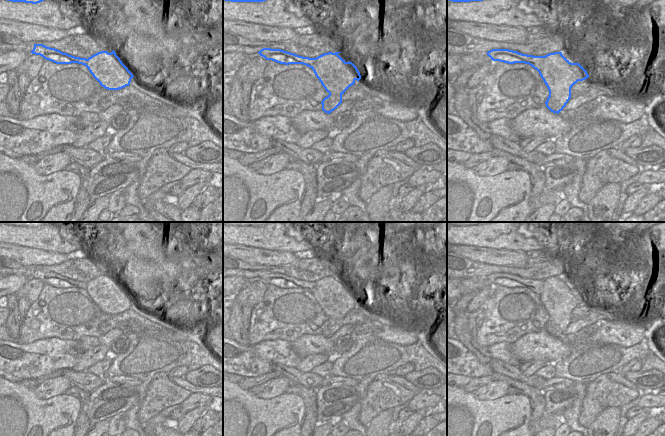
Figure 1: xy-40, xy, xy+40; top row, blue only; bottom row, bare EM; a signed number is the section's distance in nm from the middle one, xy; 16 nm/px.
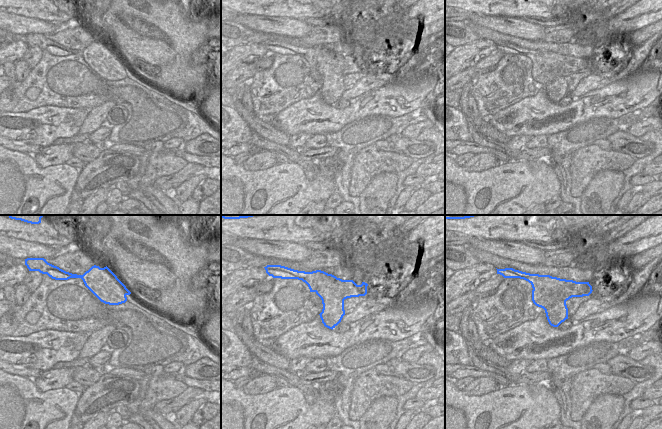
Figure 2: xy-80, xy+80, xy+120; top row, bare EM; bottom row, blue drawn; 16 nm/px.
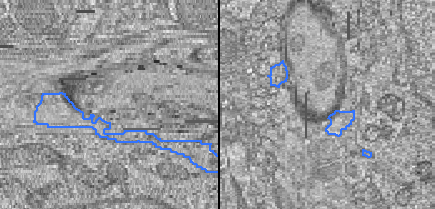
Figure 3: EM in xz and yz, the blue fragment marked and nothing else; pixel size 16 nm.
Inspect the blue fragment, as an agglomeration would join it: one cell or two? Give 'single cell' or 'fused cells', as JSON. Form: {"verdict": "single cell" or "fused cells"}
{"verdict": "fused cells"}

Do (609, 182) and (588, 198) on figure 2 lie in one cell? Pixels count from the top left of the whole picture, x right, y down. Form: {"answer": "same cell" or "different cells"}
{"answer": "same cell"}

